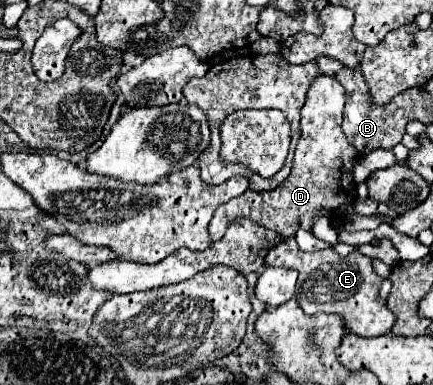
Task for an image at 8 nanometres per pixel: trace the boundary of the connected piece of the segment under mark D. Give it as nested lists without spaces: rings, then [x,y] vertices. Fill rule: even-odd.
[[[318,75],[306,95],[306,105],[302,107],[302,137],[296,145],[296,153],[294,153],[294,161],[292,161],[292,171],[290,177],[286,177],[276,189],[268,191],[268,193],[254,193],[254,191],[244,191],[240,197],[230,199],[226,205],[220,205],[214,213],[214,219],[210,223],[210,235],[212,241],[222,239],[224,231],[228,229],[228,225],[234,219],[250,219],[256,225],[262,225],[266,229],[276,231],[282,237],[294,237],[296,229],[310,229],[312,227],[312,219],[314,215],[326,215],[332,217],[332,213],[336,211],[338,205],[342,203],[350,203],[356,199],[356,189],[352,183],[352,167],[356,163],[358,151],[354,149],[354,145],[350,145],[340,129],[342,123],[342,111],[344,111],[344,87],[336,81],[336,77],[328,77],[328,75]]]

